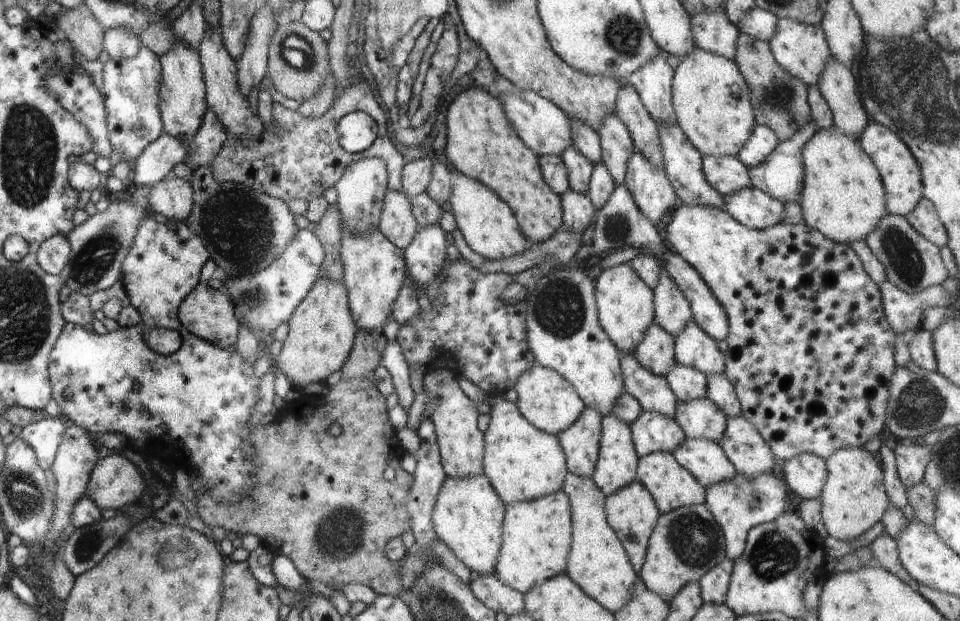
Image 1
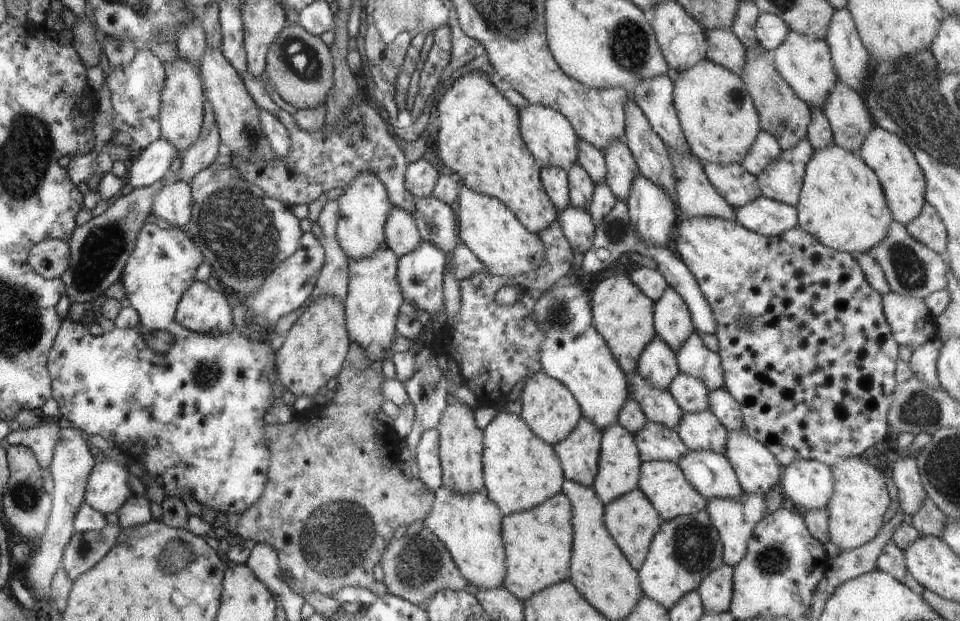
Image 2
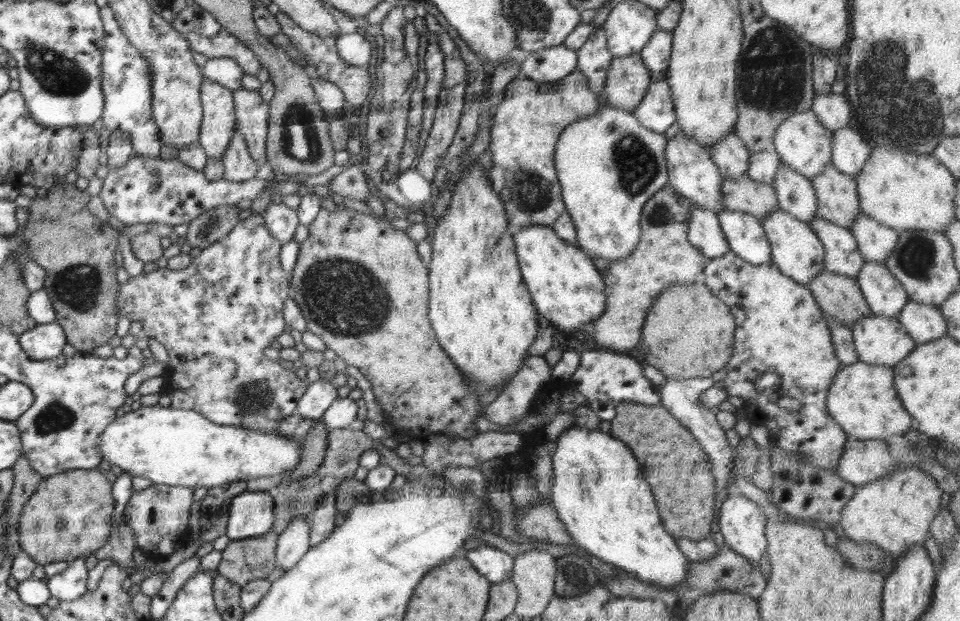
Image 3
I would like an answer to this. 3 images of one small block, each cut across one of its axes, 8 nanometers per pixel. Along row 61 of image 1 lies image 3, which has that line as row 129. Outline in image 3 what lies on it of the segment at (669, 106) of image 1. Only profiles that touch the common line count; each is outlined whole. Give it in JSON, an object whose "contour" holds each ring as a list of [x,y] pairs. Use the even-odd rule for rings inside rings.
{"contour":[[[666,78],[651,81],[645,97],[633,114],[640,125],[656,133],[664,133],[676,121],[671,88]]]}

